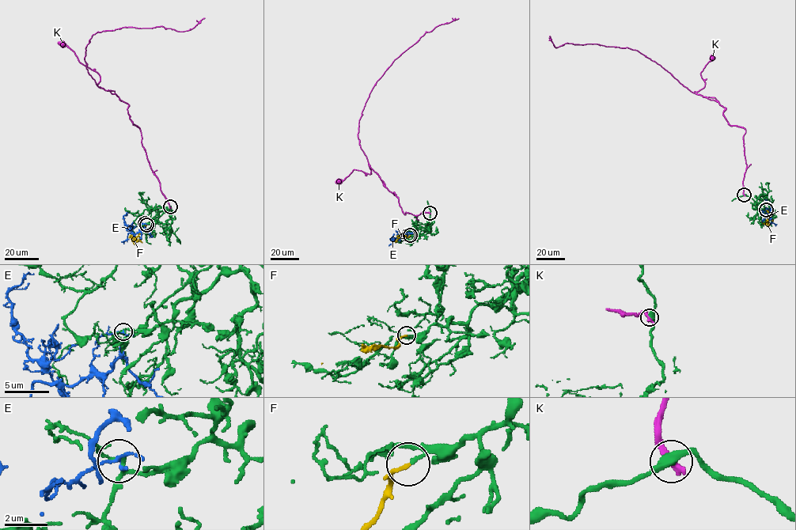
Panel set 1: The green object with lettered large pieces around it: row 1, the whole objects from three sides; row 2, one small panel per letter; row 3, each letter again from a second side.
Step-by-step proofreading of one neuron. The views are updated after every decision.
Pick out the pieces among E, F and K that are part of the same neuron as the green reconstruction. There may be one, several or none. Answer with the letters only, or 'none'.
F

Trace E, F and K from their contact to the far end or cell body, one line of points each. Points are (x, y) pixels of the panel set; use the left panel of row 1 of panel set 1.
E: (145, 223), (140, 225), (138, 232), (131, 232), (123, 221), (127, 212)
F: (146, 225), (135, 238), (130, 235), (129, 238)
K: (170, 206), (128, 104), (96, 85), (86, 68), (85, 48), (98, 32), (162, 26), (183, 32), (204, 18)

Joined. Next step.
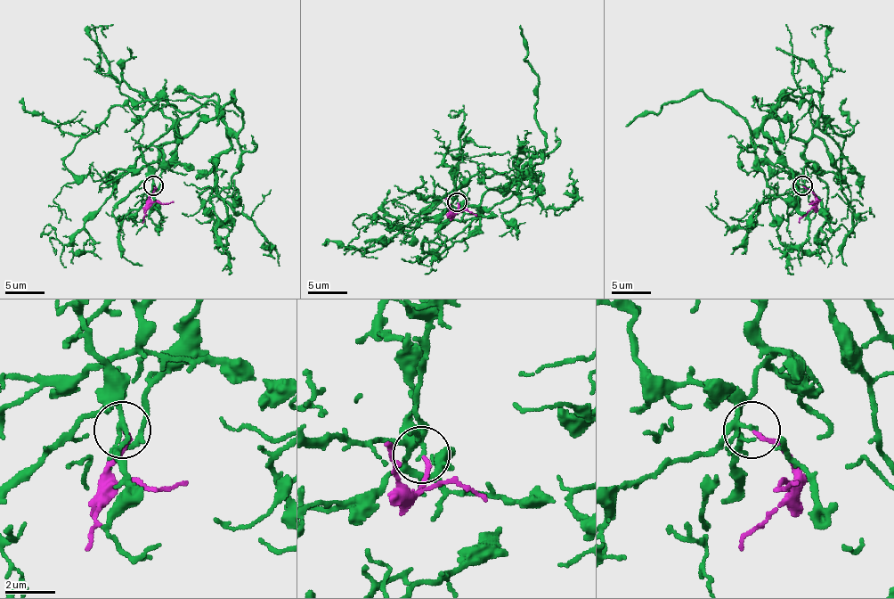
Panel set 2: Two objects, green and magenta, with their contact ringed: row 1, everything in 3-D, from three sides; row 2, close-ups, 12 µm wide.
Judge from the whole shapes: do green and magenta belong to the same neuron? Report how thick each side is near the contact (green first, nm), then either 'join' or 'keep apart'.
calibres 190 and 150 nm; join

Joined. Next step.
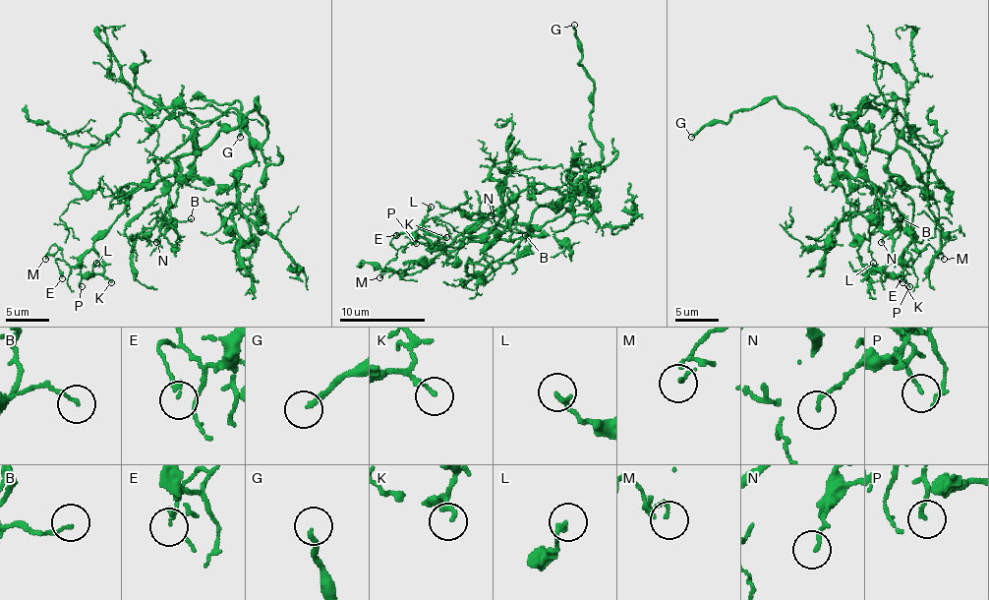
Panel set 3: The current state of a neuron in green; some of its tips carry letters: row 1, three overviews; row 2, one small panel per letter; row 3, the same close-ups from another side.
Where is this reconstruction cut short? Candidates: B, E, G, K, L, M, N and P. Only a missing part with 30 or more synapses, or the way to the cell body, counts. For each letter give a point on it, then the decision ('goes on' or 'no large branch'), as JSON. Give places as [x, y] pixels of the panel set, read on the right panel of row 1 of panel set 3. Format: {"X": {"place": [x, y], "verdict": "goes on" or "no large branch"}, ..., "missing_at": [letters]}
{"B": {"place": [901, 218], "verdict": "no large branch"}, "E": {"place": [901, 278], "verdict": "no large branch"}, "G": {"place": [691, 137], "verdict": "goes on"}, "K": {"place": [902, 282], "verdict": "no large branch"}, "L": {"place": [873, 263], "verdict": "no large branch"}, "M": {"place": [944, 259], "verdict": "no large branch"}, "N": {"place": [881, 242], "verdict": "no large branch"}, "P": {"place": [909, 286], "verdict": "no large branch"}, "missing_at": ["G"]}

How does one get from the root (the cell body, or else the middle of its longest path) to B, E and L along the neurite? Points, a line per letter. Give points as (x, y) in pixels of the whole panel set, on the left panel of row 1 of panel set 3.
B: (235, 111), (233, 128), (222, 128), (209, 143), (184, 153), (165, 179), (171, 203), (167, 215), (191, 218)
E: (235, 111), (233, 128), (184, 153), (171, 175), (137, 188), (75, 266), (58, 259), (62, 278)
L: (235, 111), (233, 128), (128, 197), (94, 244), (102, 271), (91, 275), (96, 263)

